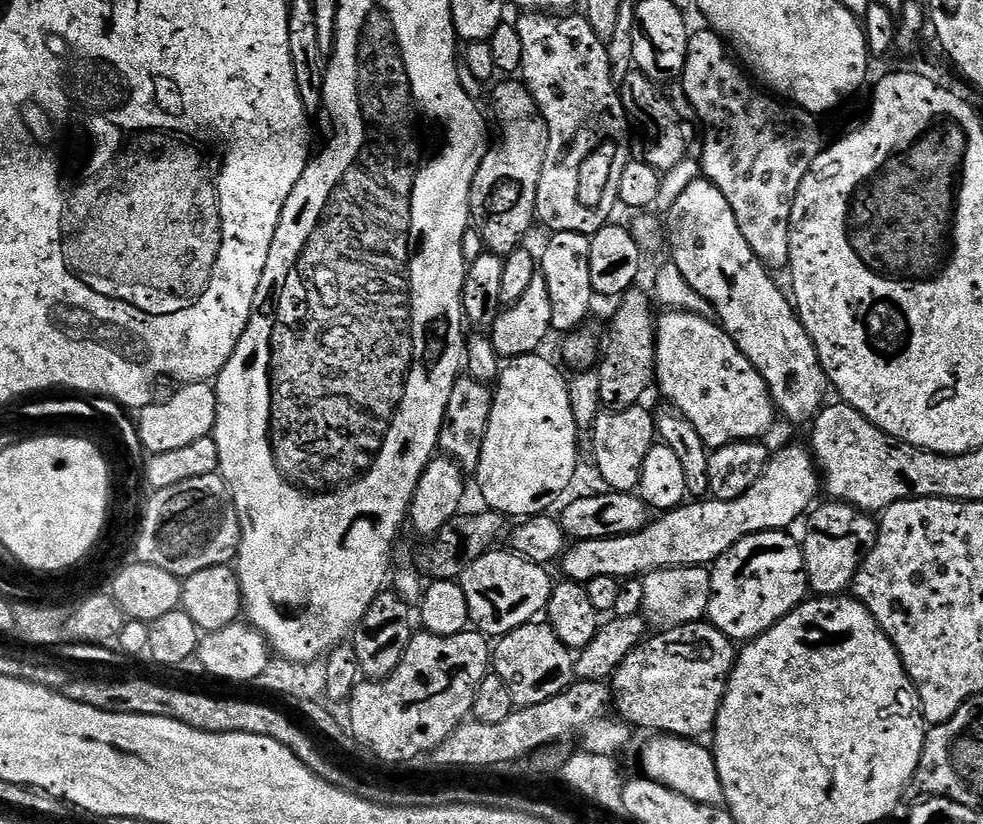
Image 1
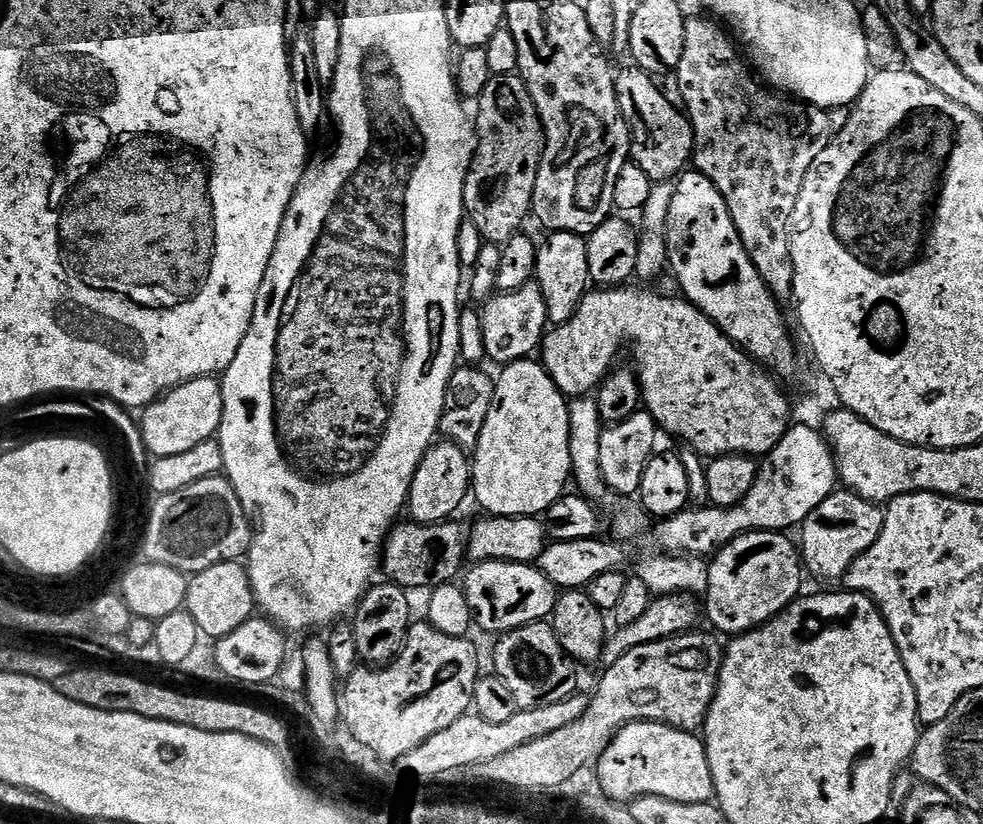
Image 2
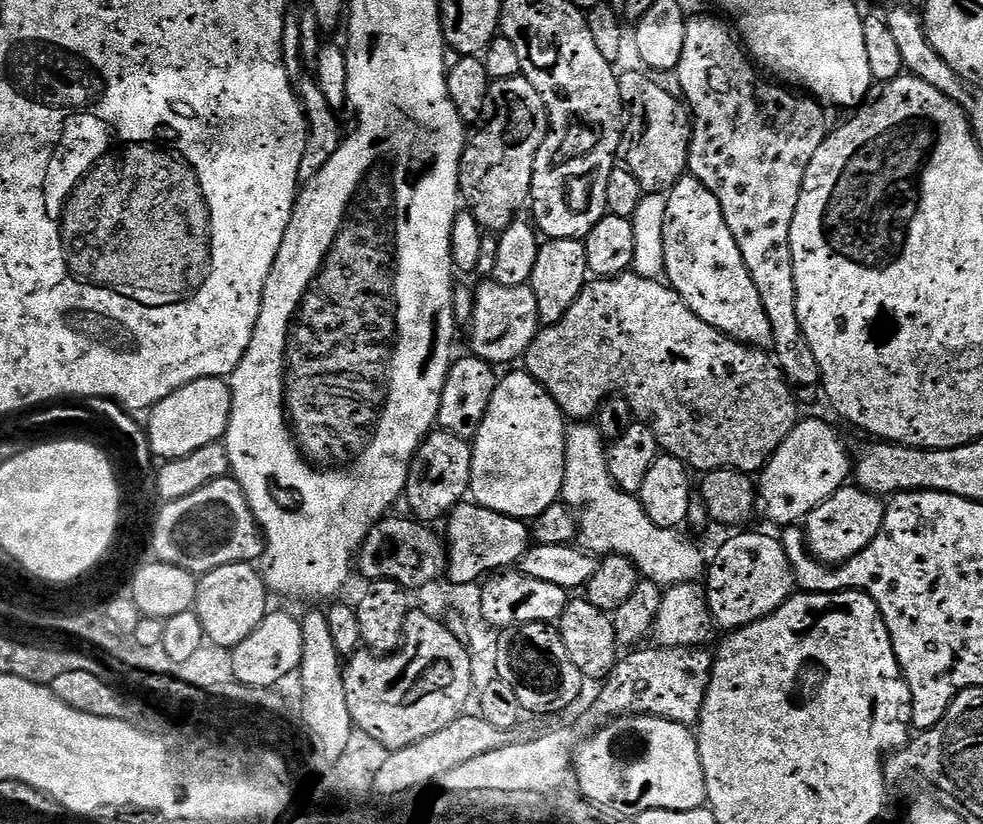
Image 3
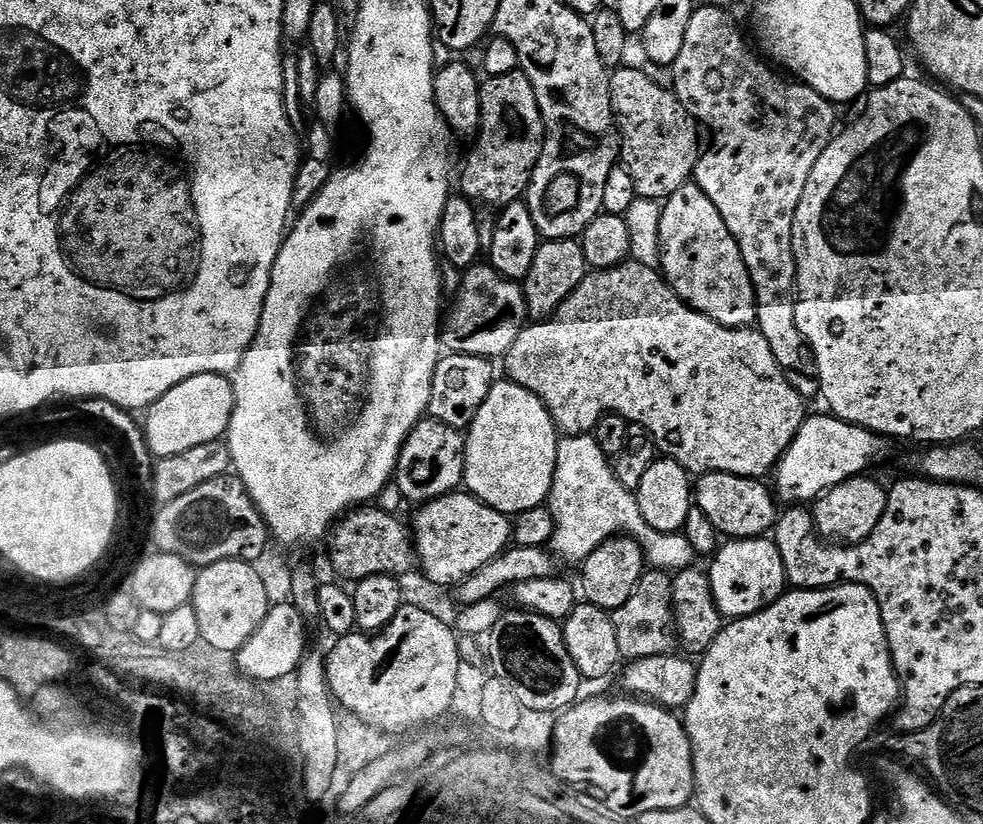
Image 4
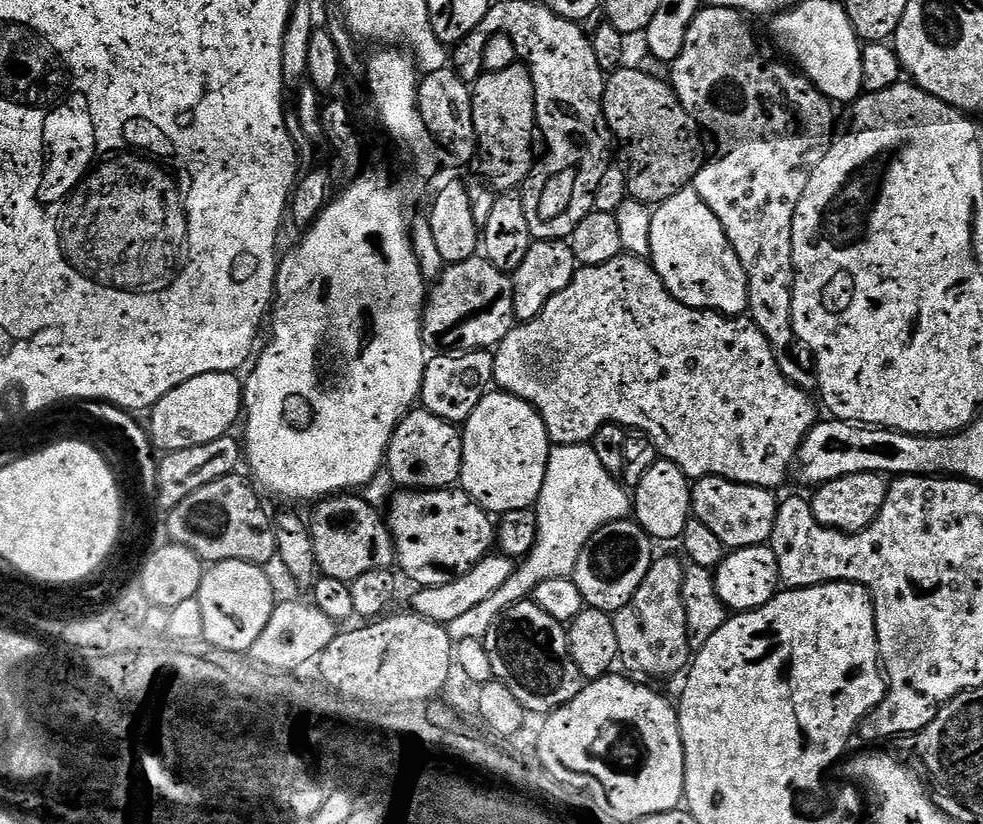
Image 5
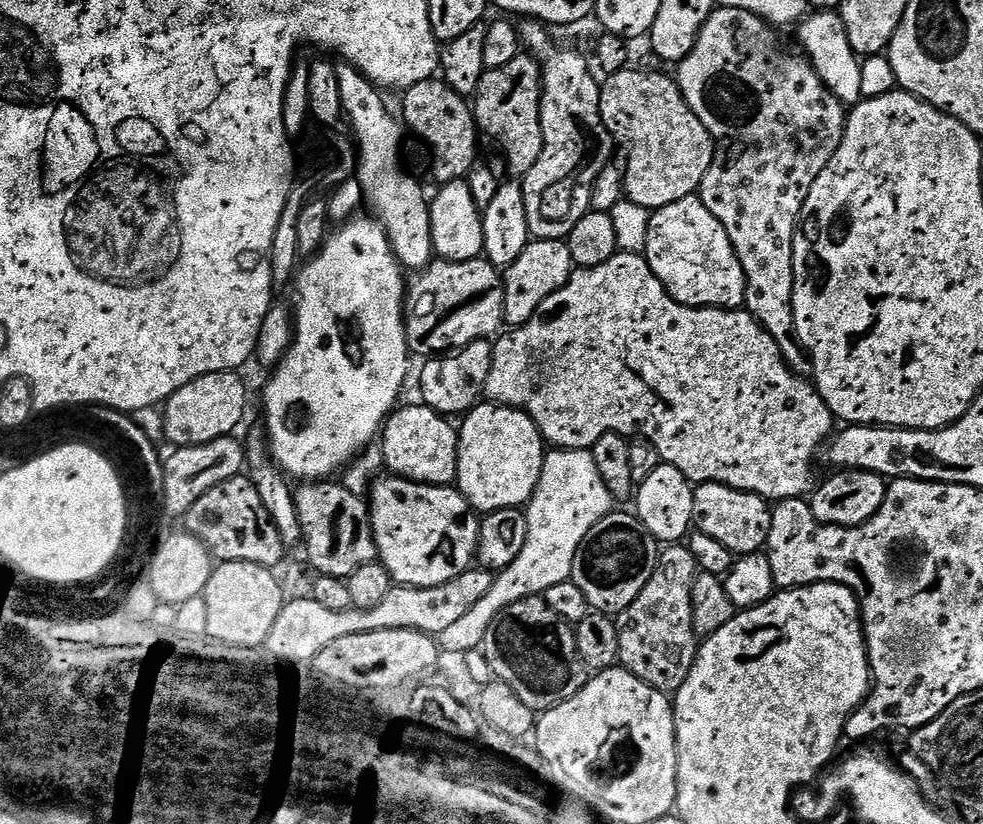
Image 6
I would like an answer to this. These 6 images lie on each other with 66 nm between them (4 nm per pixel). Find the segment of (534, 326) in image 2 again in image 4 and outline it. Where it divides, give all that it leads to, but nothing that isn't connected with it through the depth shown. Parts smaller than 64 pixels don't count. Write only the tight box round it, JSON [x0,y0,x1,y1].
[442,262,530,358]

